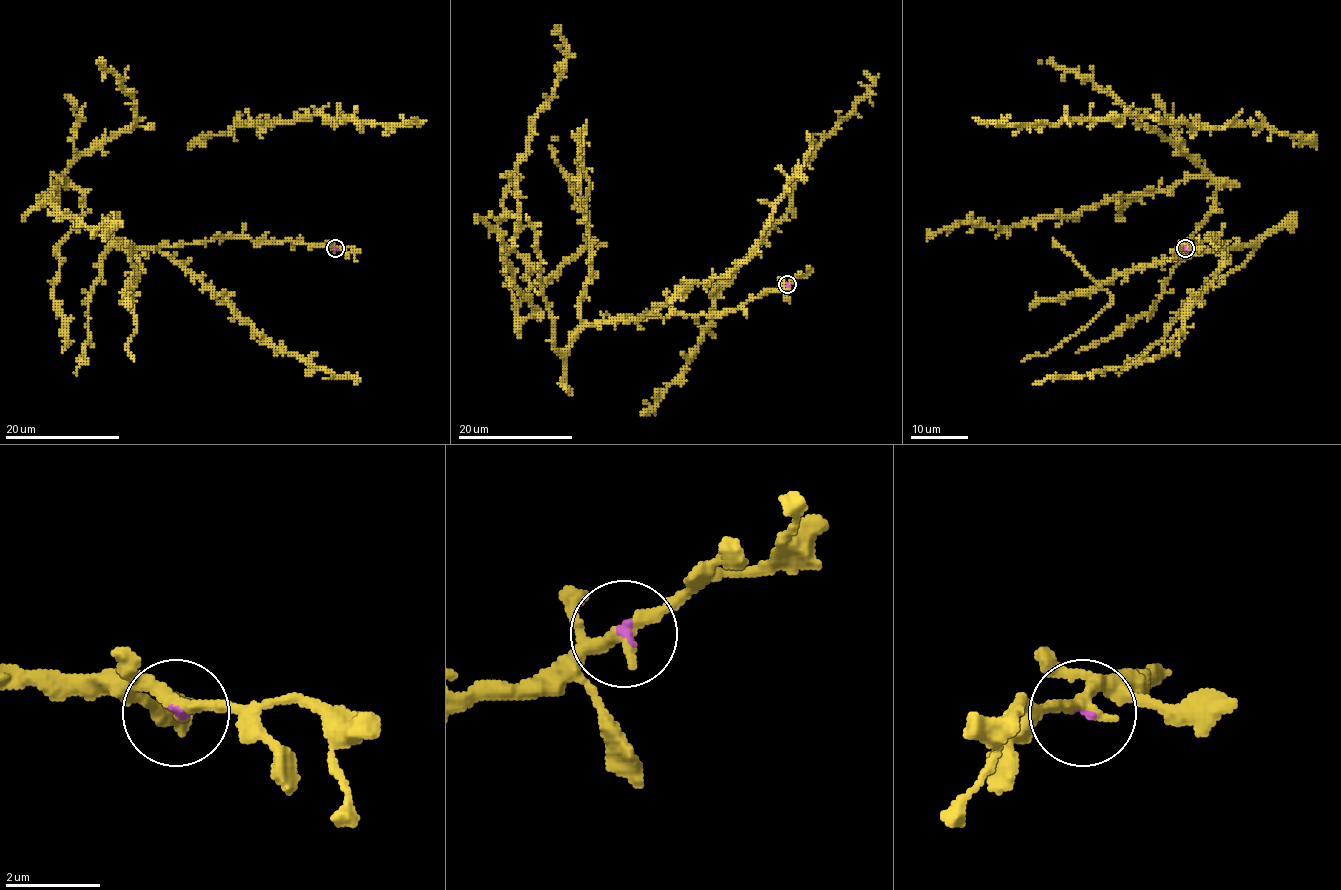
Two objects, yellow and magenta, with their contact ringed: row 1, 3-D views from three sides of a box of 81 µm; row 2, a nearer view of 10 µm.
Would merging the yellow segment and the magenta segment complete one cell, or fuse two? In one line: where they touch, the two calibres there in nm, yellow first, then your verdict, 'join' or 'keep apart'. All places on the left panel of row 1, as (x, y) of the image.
(335, 248) | 240/80 nm | join

